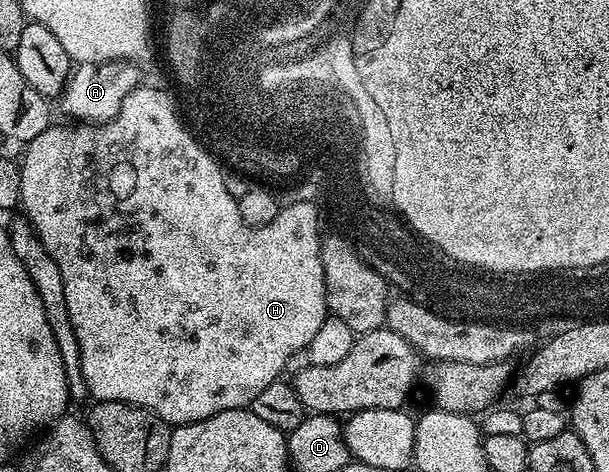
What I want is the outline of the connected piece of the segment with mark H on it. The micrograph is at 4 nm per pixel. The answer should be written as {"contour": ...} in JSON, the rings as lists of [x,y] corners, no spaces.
{"contour":[[[141,84],[136,89],[131,90],[126,96],[126,100],[122,100],[122,108],[108,122],[99,124],[68,124],[72,126],[56,126],[50,124],[42,132],[38,132],[38,136],[34,136],[34,140],[30,140],[24,147],[24,162],[19,163],[20,175],[22,176],[22,196],[20,197],[20,206],[22,207],[23,217],[27,218],[32,229],[35,230],[40,243],[46,248],[46,252],[50,252],[50,256],[54,260],[54,264],[58,264],[58,272],[62,272],[62,288],[66,288],[66,308],[70,312],[70,324],[74,324],[74,336],[78,336],[78,352],[82,360],[82,376],[86,380],[86,388],[89,395],[96,402],[125,402],[131,406],[141,406],[144,410],[149,410],[152,414],[157,414],[163,422],[167,422],[169,426],[185,426],[191,422],[198,420],[206,420],[210,416],[218,416],[218,412],[226,412],[227,410],[243,410],[251,407],[254,396],[258,396],[258,392],[262,392],[262,388],[266,388],[266,384],[277,381],[284,374],[286,368],[286,360],[290,360],[290,356],[294,356],[294,352],[306,350],[310,344],[310,340],[314,340],[318,328],[322,328],[322,324],[330,315],[328,313],[328,301],[326,300],[326,280],[322,272],[322,252],[320,244],[322,241],[322,233],[320,234],[320,214],[317,203],[312,202],[292,202],[281,205],[278,216],[274,216],[274,220],[270,220],[270,224],[265,226],[248,226],[242,220],[242,212],[238,212],[238,201],[230,196],[230,192],[226,192],[226,184],[224,183],[225,171],[220,170],[221,163],[204,146],[200,144],[192,130],[186,125],[181,111],[178,109],[177,103],[168,94],[163,94],[160,90],[155,90],[152,86]]]}

